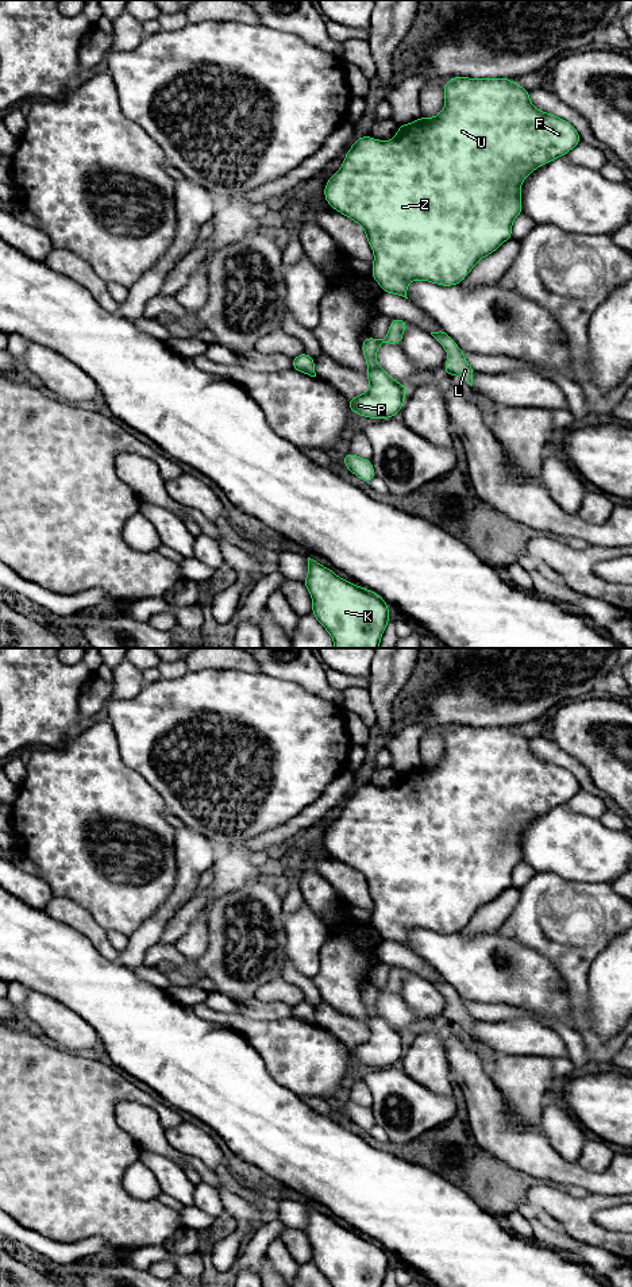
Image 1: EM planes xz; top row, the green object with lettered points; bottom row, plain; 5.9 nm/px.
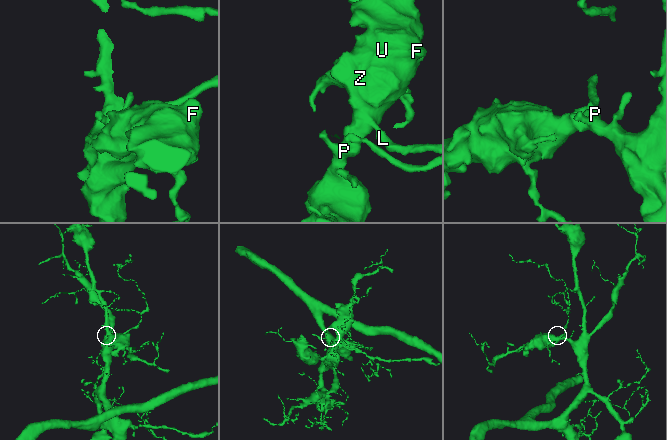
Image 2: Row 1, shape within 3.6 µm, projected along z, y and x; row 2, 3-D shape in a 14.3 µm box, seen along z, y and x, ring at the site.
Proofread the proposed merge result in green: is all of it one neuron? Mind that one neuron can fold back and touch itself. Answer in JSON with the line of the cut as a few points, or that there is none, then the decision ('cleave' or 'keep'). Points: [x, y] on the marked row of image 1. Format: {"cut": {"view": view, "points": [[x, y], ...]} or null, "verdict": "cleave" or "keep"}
{"cut": null, "verdict": "keep"}

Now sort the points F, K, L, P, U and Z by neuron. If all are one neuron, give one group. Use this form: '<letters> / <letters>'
F K L P U Z

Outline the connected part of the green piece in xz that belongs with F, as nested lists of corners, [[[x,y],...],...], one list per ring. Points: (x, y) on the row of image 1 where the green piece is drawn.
[[[451,77],[442,88],[446,99],[443,111],[428,119],[424,115],[408,124],[398,126],[392,140],[379,140],[369,135],[358,138],[346,153],[344,162],[325,182],[324,199],[339,213],[358,223],[365,231],[367,243],[374,253],[371,277],[379,284],[381,290],[406,297],[408,284],[423,280],[440,286],[460,284],[479,259],[493,254],[504,242],[512,239],[512,223],[523,213],[521,182],[537,167],[560,158],[578,146],[582,140],[575,127],[564,119],[539,111],[529,100],[529,90],[516,85],[512,78],[470,78]]]

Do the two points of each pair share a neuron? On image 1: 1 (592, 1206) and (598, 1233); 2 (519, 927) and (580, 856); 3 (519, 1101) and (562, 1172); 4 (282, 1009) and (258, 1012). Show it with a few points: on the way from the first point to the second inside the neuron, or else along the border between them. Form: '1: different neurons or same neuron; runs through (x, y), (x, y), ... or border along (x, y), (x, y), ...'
1: same neuron; runs through (589, 1213), (589, 1224), (592, 1226)
2: different neurons; border along (536, 871), (552, 871), (567, 879), (593, 883)
3: different neurons; border along (509, 1113), (539, 1132)
4: same neuron; runs through (277, 1010), (264, 1010)

